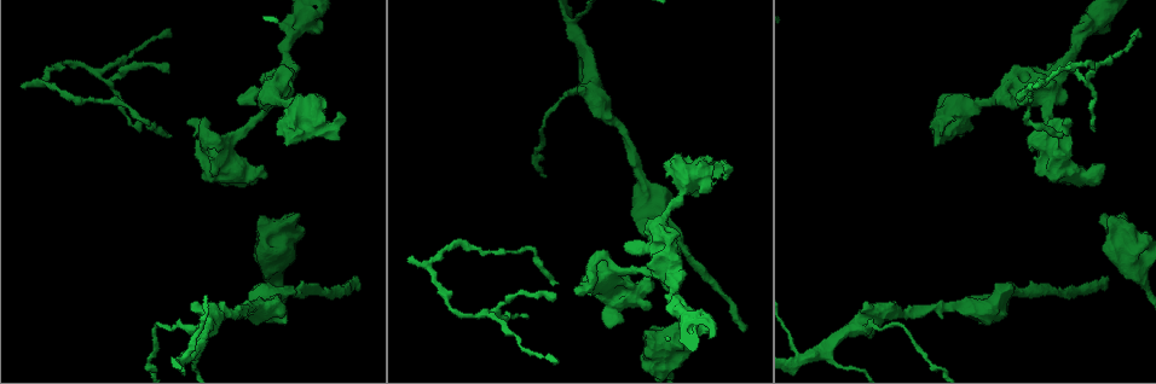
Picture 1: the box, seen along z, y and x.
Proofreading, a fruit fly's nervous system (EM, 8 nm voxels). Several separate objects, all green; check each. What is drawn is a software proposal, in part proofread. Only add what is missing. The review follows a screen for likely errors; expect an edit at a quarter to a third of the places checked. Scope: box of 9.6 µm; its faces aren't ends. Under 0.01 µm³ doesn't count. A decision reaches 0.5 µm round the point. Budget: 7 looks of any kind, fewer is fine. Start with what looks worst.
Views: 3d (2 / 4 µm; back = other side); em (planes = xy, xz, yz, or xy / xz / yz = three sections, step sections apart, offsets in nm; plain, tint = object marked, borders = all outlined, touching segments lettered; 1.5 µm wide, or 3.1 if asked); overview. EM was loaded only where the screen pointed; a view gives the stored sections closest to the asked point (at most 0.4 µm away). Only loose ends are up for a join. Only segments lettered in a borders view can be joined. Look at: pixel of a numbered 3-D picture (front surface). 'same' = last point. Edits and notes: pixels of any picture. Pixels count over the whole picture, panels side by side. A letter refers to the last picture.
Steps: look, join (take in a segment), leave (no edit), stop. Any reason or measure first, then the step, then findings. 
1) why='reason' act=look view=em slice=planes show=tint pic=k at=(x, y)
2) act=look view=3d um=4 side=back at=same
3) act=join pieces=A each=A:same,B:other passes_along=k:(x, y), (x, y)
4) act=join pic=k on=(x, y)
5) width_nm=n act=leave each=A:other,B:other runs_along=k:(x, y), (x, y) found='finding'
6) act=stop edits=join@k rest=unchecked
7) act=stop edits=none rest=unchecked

why='an open end' act=look view=em slice=planes show=borders pic=1 at=(1107, 278)

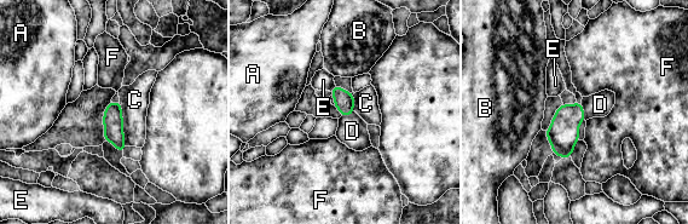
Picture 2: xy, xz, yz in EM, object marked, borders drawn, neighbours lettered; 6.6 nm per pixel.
width_nm=130 act=join pieces=D each=A:other,B:other,C:other,D:same,E:other,F:other passes_along=2:(562, 135), (583, 112), (600, 104) found='it goes on there'

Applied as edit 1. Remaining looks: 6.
act=look view=overview

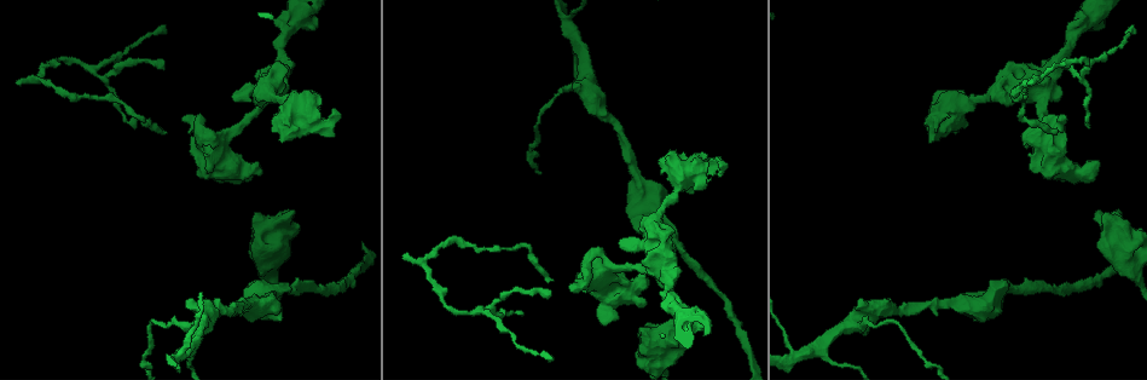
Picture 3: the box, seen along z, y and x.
why='free end' act=look view=em slice=planes show=tint pic=3 at=(962, 91)

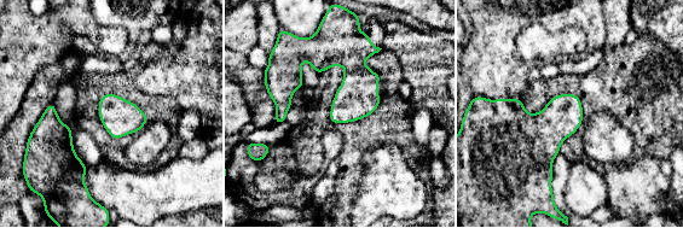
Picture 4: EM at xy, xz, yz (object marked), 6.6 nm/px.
act=look view=em slice=planes show=borders at=same

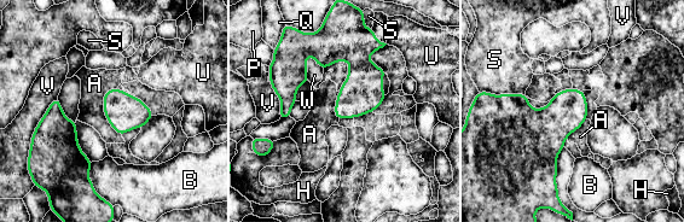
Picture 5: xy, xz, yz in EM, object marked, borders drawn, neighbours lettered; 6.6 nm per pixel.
act=leave each=A:other,B:other,H:other,P:other,Q:other,S:other,U:other,V:other,W:other border=5:(115, 87), (103, 114), (121, 135) found='no lettered segment goes on from it'

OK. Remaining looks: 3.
act=stop edits=join@2 rest=unchecked

